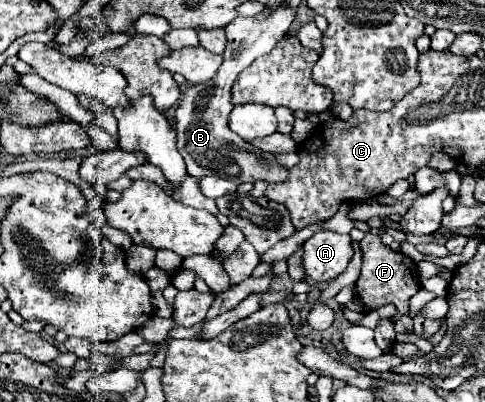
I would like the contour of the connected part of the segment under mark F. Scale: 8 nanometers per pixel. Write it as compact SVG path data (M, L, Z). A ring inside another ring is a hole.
M374 233L364 235L364 239L360 241L360 251L362 251L362 271L360 271L360 277L354 285L356 299L362 305L366 305L368 309L378 309L382 305L392 303L396 307L396 313L390 317L390 321L396 321L404 315L410 315L408 301L420 289L416 263L410 257L406 257L404 253L396 253L390 247L382 245L380 235L374 235Z

